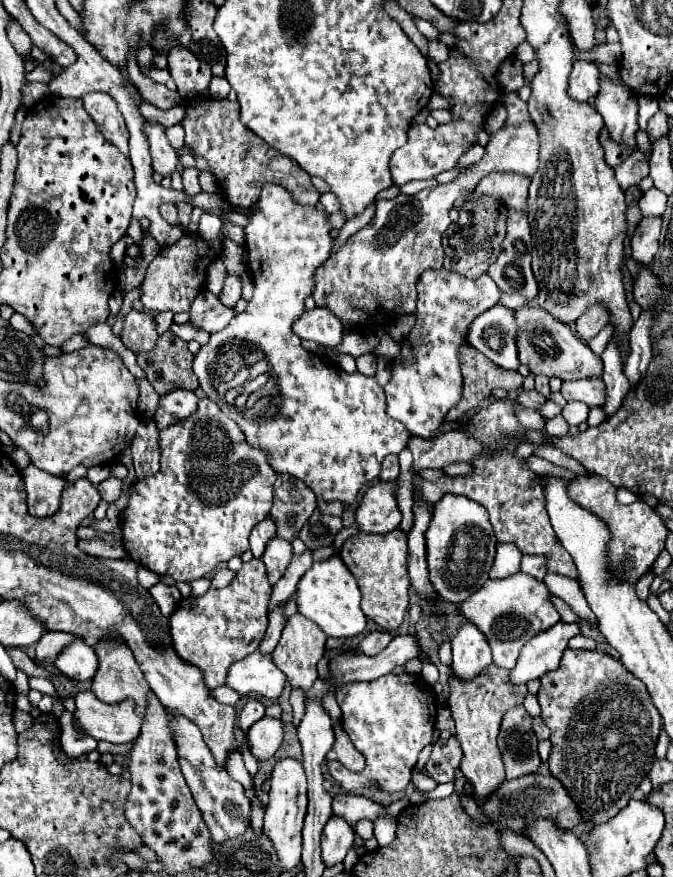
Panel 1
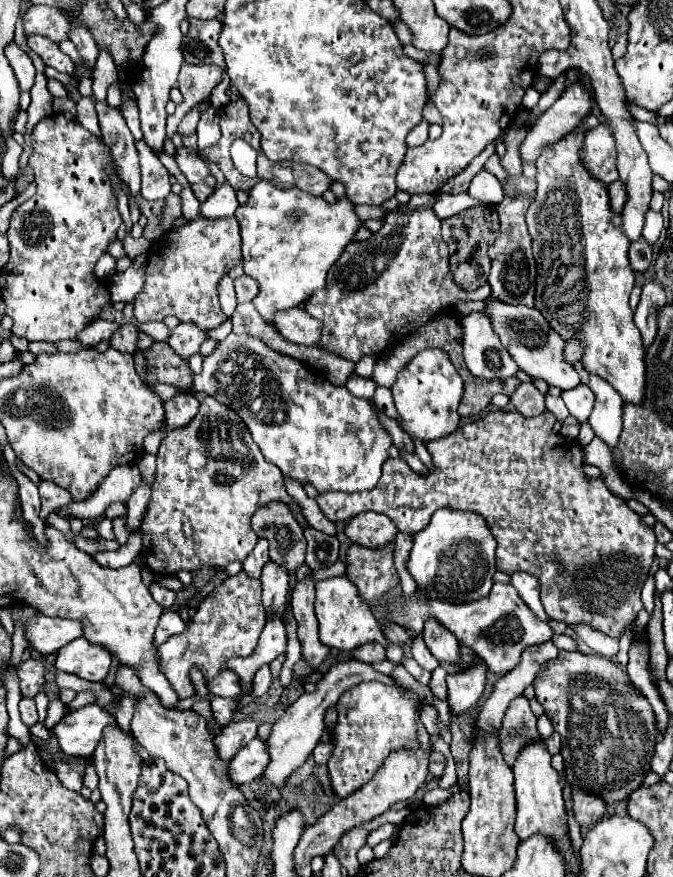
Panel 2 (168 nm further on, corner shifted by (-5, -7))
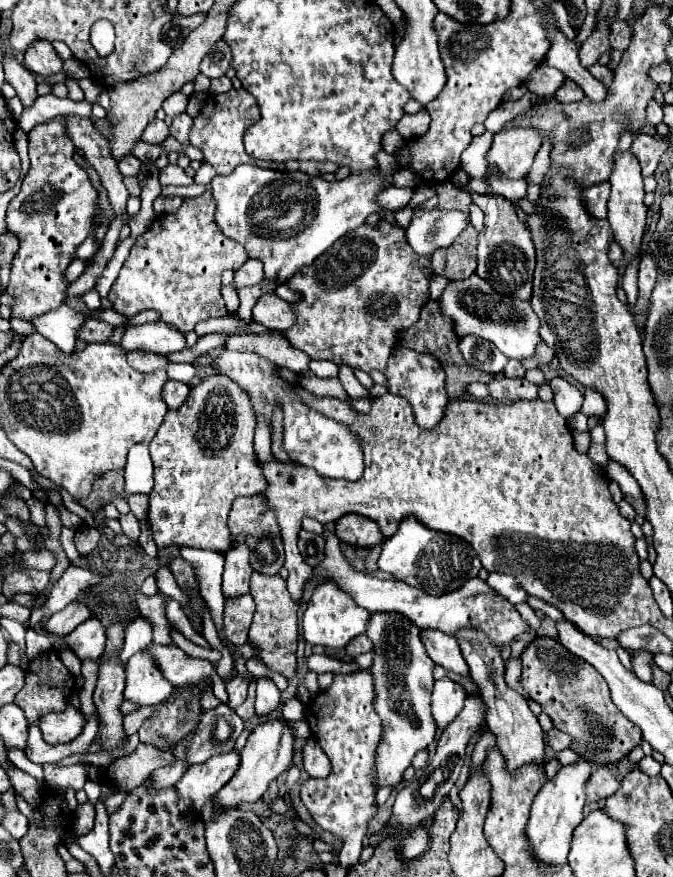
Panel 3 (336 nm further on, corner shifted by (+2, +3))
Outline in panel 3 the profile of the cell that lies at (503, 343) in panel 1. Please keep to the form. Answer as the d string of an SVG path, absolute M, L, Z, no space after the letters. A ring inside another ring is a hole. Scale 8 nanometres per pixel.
M476 336L460 338L458 346L460 346L464 360L470 366L480 368L482 372L488 372L488 374L500 374L508 362L508 358L502 352L498 352L496 346L492 346L488 340L480 340Z

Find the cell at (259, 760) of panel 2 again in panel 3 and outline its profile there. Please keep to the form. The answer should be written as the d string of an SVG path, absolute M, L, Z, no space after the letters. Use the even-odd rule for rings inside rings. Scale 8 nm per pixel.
M236 752L214 756L204 764L194 764L176 782L176 792L188 802L188 808L202 812L202 806L234 776L238 764L240 756Z

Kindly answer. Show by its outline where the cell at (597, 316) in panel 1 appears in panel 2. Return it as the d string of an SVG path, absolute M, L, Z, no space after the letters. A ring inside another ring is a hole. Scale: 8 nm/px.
M573 338L571 342L567 342L565 352L567 352L565 356L567 356L567 360L569 360L569 362L577 362L577 360L581 358L581 354L583 354L583 340Z

